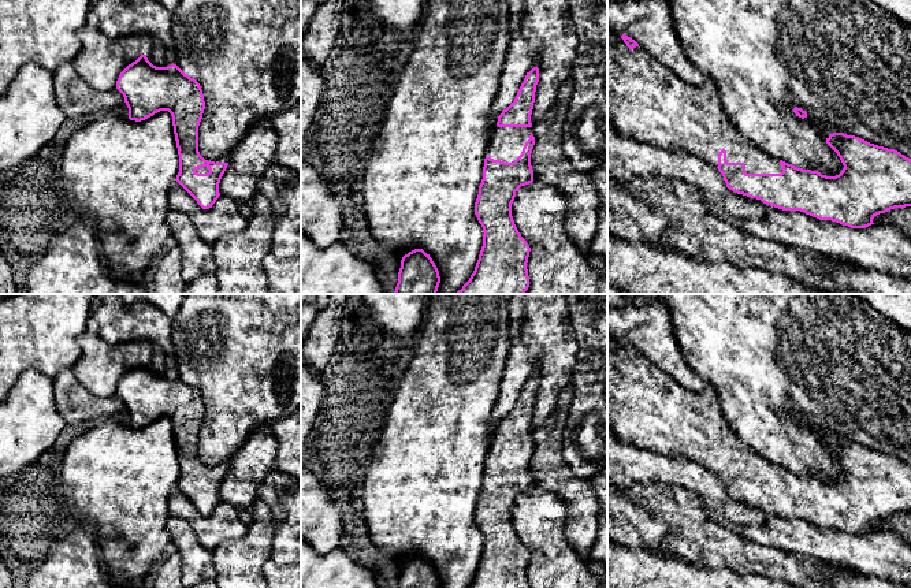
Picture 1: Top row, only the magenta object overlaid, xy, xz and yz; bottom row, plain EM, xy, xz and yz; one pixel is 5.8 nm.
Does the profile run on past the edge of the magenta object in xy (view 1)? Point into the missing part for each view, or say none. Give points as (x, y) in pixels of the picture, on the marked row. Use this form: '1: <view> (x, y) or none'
1: xy (204, 170)

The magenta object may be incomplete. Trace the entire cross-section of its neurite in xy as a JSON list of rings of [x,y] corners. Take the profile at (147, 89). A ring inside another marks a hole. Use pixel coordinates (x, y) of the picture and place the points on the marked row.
[[[141,55],[120,72],[116,89],[124,97],[130,120],[141,122],[160,111],[171,113],[179,155],[175,181],[202,209],[212,208],[230,159],[208,161],[198,152],[198,126],[205,109],[200,83],[174,63],[156,67]]]

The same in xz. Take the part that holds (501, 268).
[[[539,68],[527,72],[514,101],[498,116],[484,159],[483,179],[475,202],[475,215],[483,227],[483,246],[469,280],[456,294],[524,294],[529,287],[527,263],[531,248],[518,232],[512,204],[516,191],[533,182],[531,153],[535,145],[531,115],[535,103]]]

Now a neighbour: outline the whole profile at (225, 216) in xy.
[[[176,181],[168,190],[168,208],[187,213],[198,237],[211,246],[222,235],[239,232],[248,226],[248,220],[239,212],[239,205],[233,200],[219,196],[209,209],[202,209]]]

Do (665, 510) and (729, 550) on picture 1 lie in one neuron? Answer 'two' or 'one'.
one

